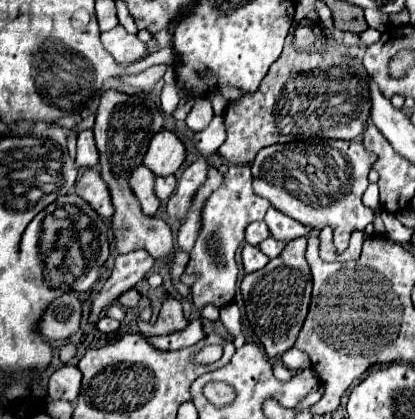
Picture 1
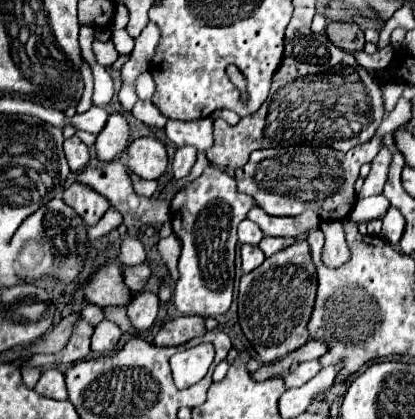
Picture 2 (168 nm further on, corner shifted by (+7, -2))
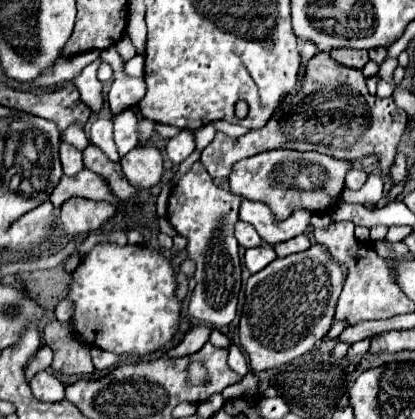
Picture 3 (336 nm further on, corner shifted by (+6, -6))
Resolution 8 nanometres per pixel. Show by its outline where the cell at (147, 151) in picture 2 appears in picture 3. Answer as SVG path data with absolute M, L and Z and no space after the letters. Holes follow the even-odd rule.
M154 146L134 148L122 158L122 170L138 190L152 188L162 178L162 154Z

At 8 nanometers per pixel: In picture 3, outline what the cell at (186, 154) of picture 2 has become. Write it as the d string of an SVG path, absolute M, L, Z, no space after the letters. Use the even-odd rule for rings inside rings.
M182 130L180 134L176 134L174 138L170 138L166 142L166 154L174 164L180 164L186 156L190 156L190 152L194 150L194 136L190 130Z

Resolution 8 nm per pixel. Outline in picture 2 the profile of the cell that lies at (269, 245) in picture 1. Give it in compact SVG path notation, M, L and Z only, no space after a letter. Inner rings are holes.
M263 238L263 240L259 242L259 248L263 250L265 256L273 256L275 252L291 246L293 242L295 242L293 238Z

